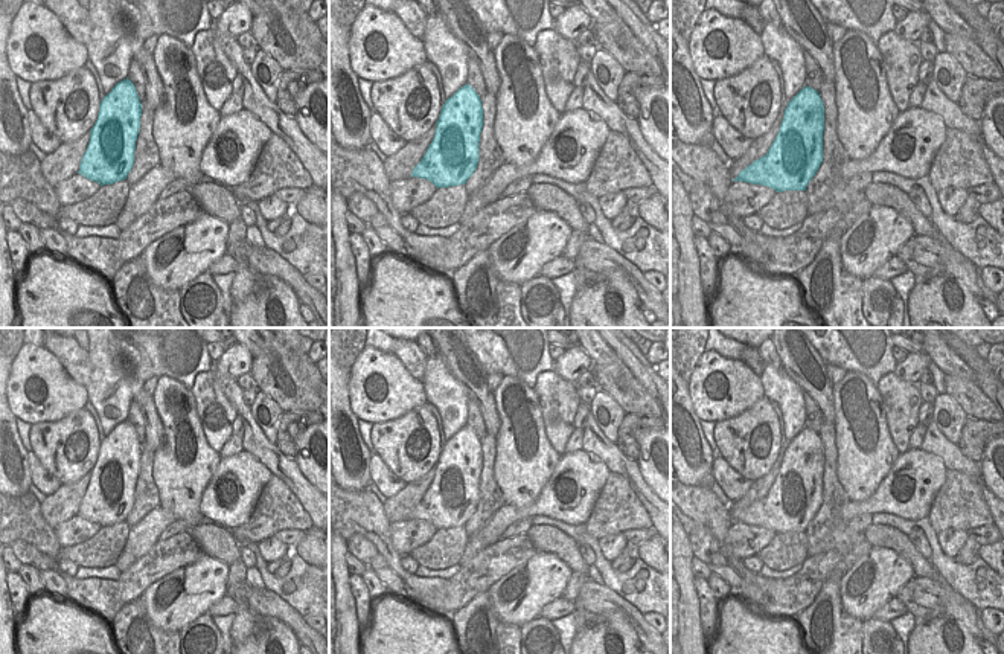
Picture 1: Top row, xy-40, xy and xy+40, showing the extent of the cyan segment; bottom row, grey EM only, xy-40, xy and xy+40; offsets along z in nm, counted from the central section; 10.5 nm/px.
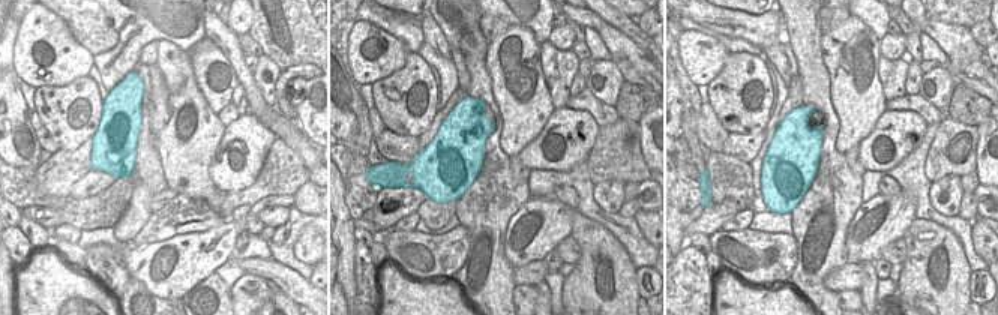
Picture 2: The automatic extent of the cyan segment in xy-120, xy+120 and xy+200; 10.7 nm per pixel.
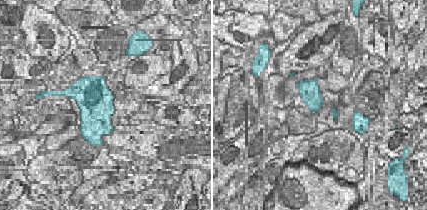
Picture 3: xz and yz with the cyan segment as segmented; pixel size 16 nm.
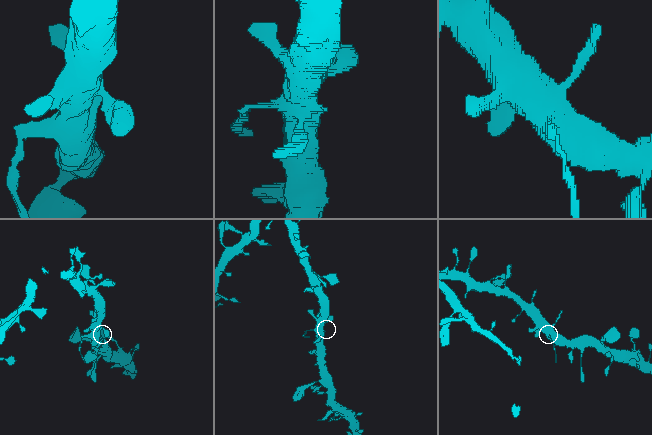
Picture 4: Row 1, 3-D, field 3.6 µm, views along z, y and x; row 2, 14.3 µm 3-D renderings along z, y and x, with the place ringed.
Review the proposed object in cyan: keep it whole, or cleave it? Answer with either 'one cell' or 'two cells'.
two cells

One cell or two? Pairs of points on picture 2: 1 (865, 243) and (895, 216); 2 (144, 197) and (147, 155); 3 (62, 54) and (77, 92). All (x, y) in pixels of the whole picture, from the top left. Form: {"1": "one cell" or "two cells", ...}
{"1": "one cell", "2": "two cells", "3": "two cells"}

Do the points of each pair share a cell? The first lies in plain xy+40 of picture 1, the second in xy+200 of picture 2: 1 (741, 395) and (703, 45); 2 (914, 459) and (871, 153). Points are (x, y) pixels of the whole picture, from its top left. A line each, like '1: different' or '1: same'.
1: same
2: same

